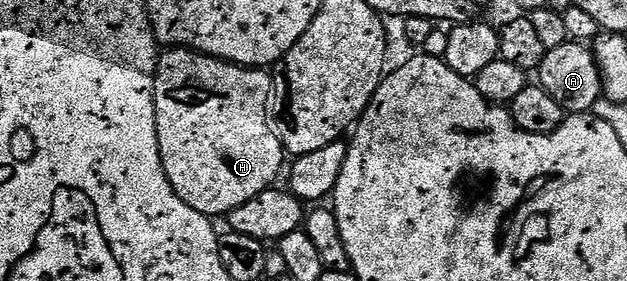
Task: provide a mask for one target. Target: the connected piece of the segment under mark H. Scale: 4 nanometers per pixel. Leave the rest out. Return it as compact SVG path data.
M173 47L165 50L156 60L156 132L158 133L158 145L160 156L166 177L170 185L176 190L176 195L186 201L198 213L209 217L227 217L238 205L246 205L254 197L269 190L280 171L280 166L286 160L286 152L283 143L280 142L279 134L272 132L272 123L268 120L268 98L274 95L274 79L267 70L255 67L241 67L238 63L225 63L223 59L216 59L213 55L204 55L200 51L190 51L186 47Z

